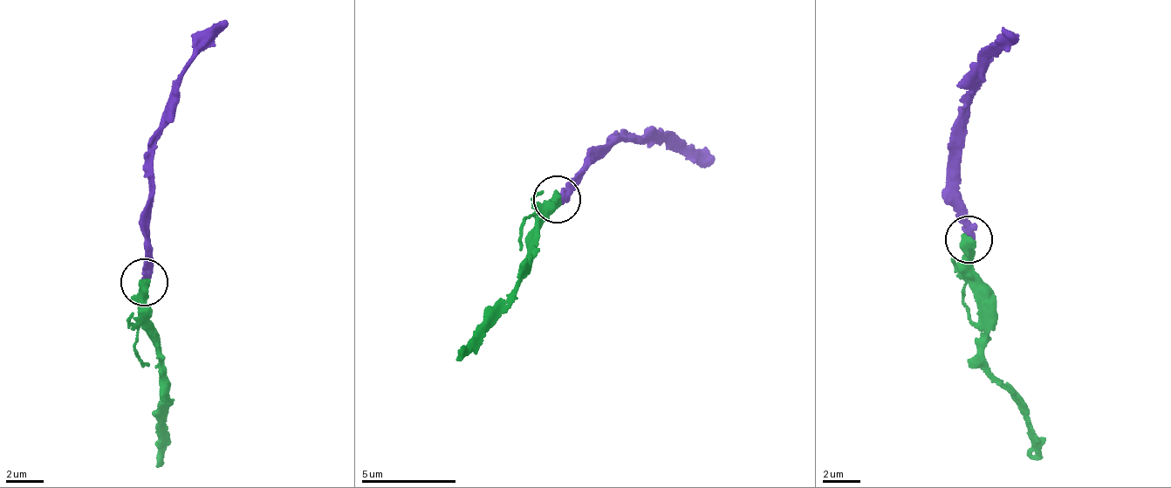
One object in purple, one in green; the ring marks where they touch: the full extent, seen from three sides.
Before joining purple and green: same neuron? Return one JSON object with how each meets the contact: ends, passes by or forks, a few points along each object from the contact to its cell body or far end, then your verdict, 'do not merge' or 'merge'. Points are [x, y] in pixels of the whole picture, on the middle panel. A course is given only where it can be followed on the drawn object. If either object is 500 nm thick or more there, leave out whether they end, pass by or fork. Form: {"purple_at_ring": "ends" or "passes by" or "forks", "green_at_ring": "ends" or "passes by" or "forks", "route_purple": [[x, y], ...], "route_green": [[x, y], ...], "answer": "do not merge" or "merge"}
{"route_purple": [[557, 196], [625, 127], [644, 137], [666, 131], [714, 159]], "route_green": [[555, 198], [536, 220], [539, 240], [519, 277], [499, 298], [467, 350], [455, 361]], "answer": "merge"}

